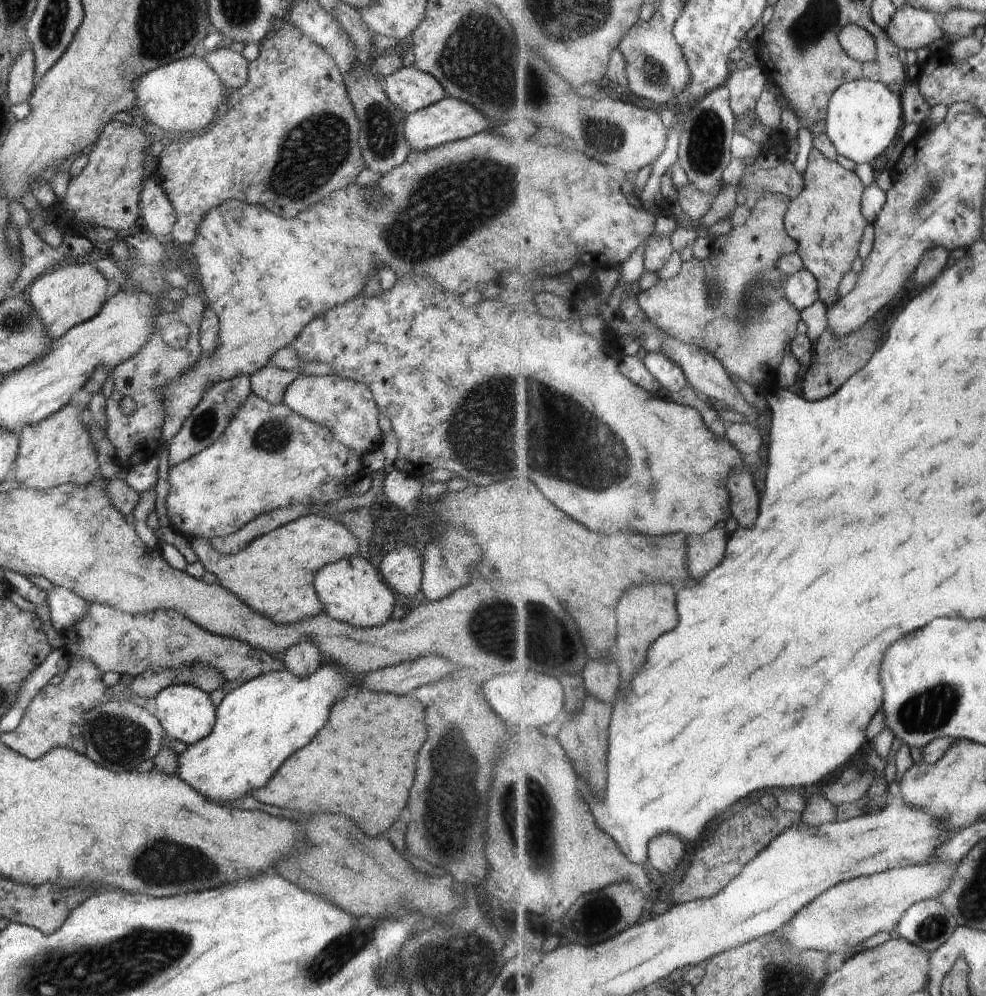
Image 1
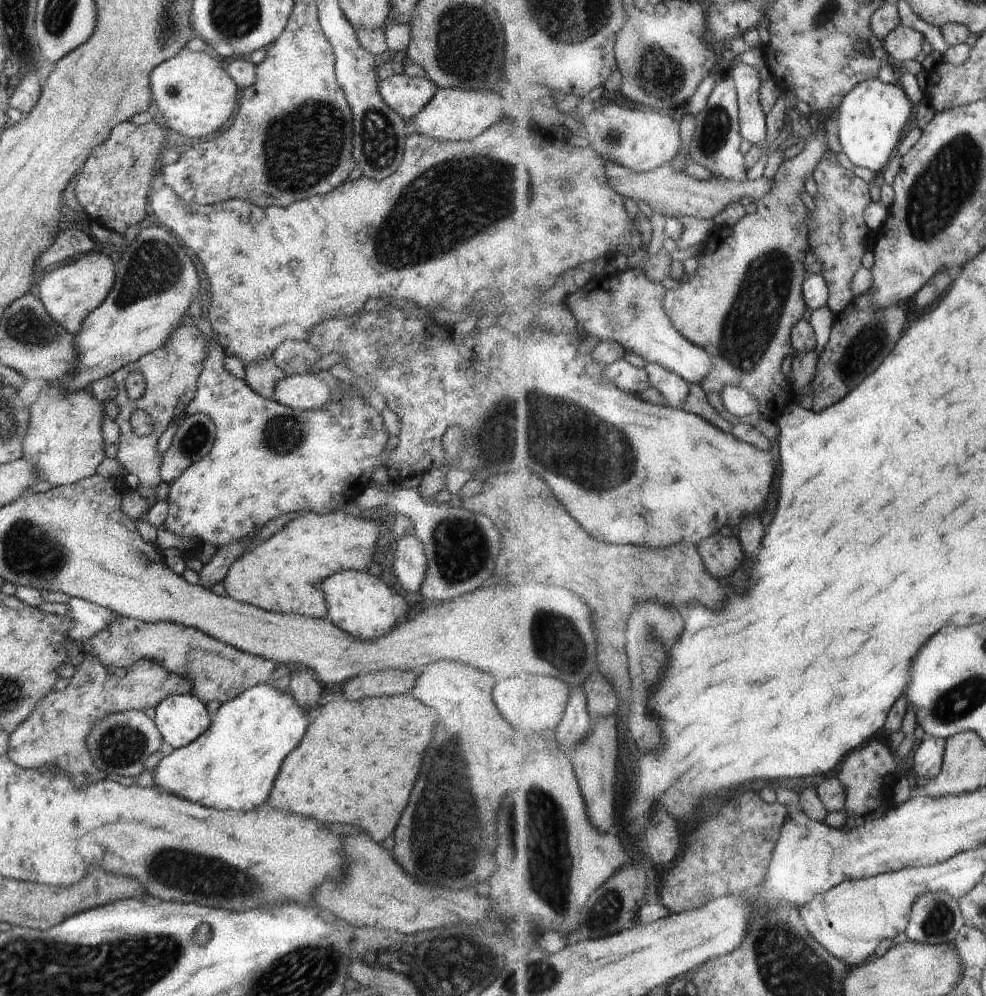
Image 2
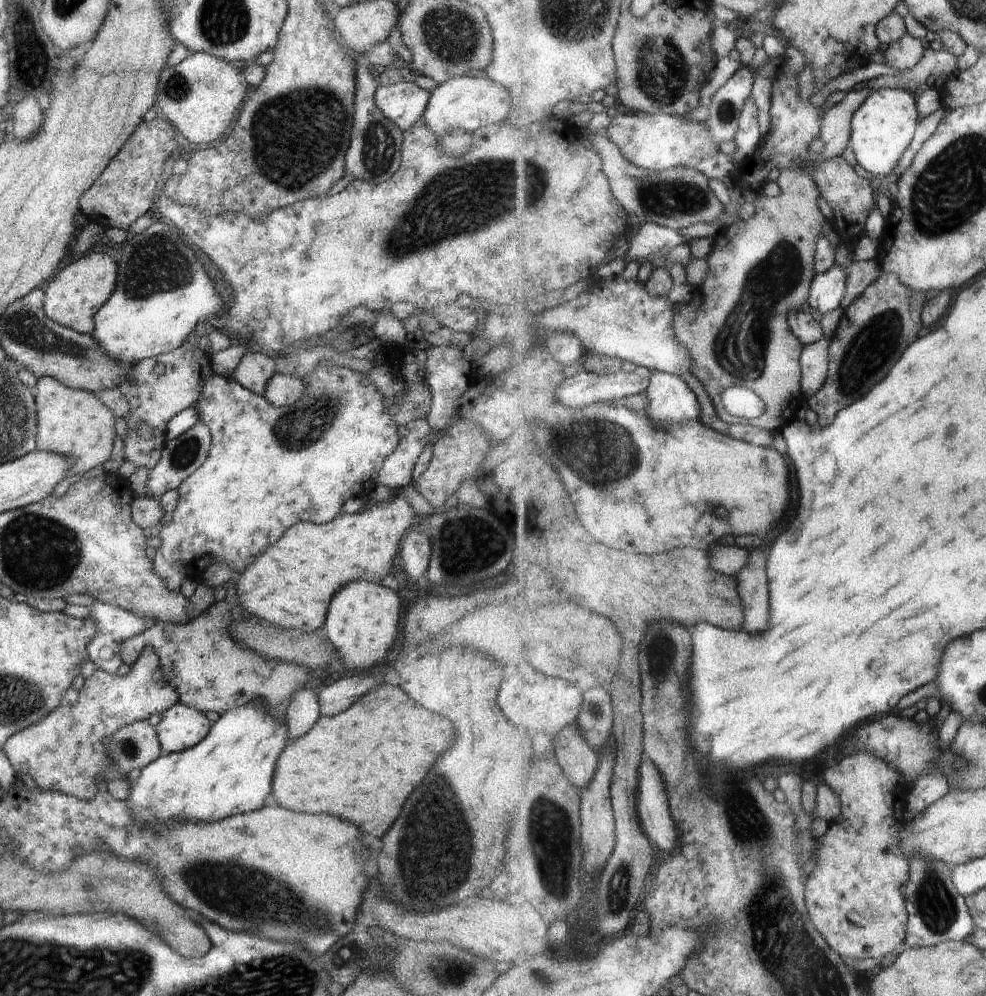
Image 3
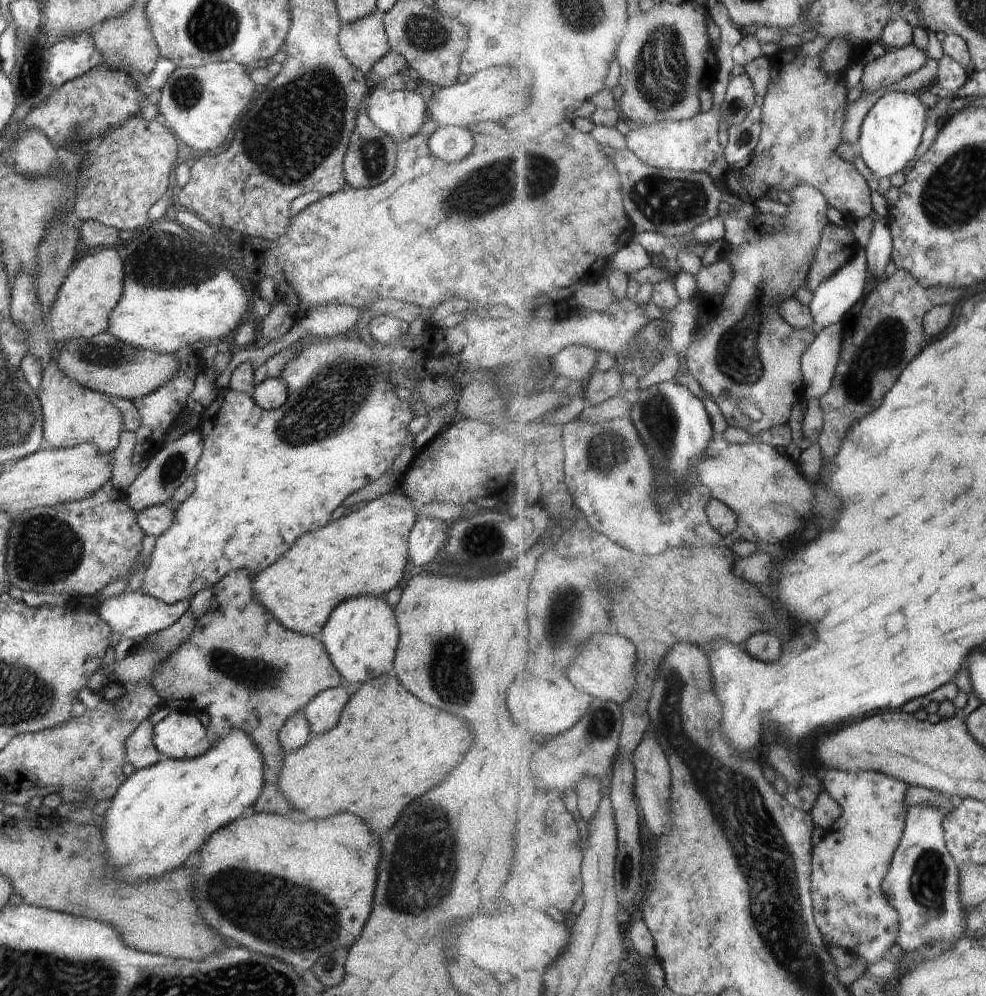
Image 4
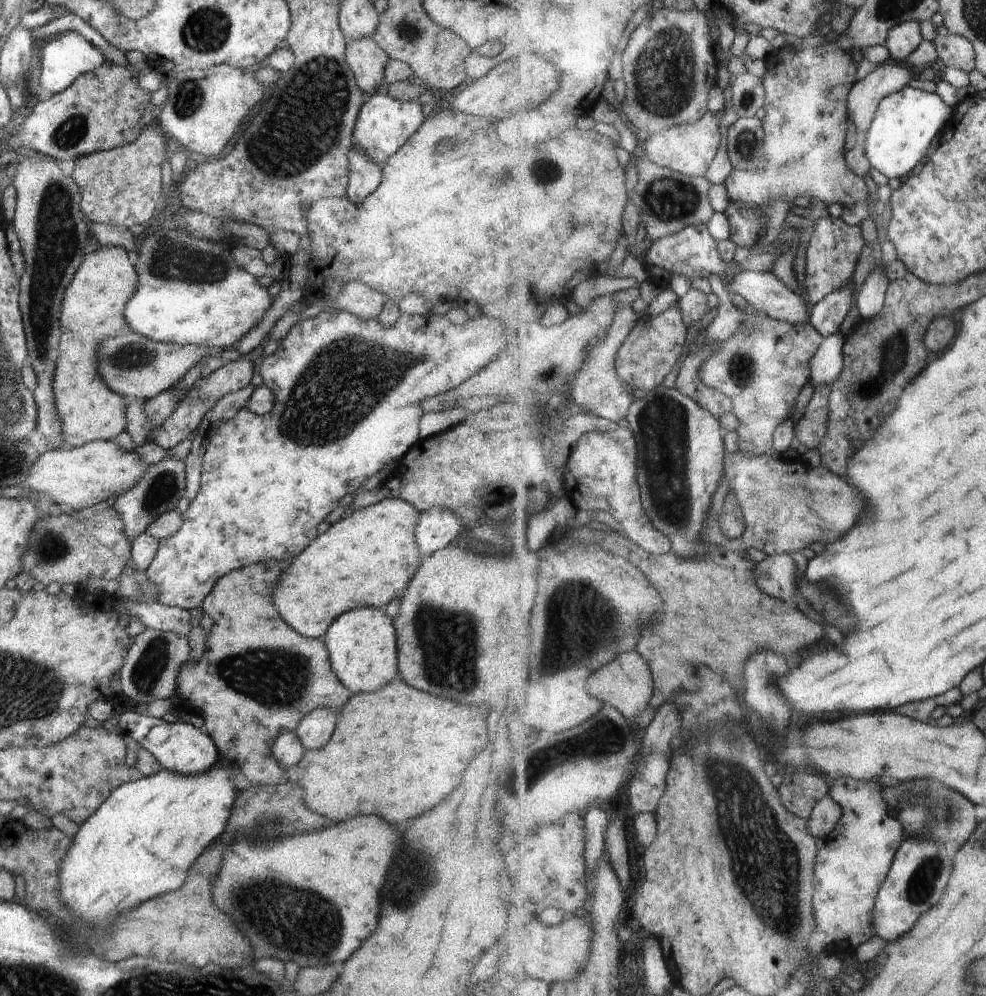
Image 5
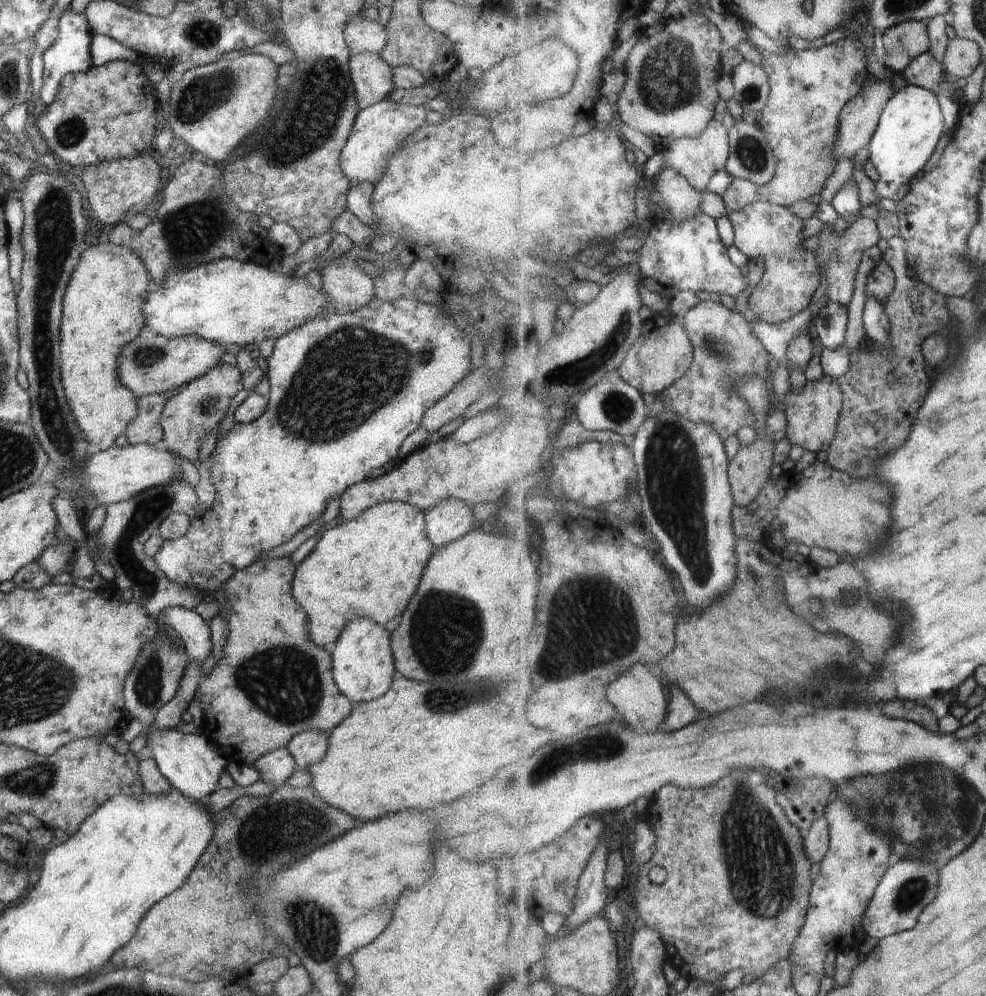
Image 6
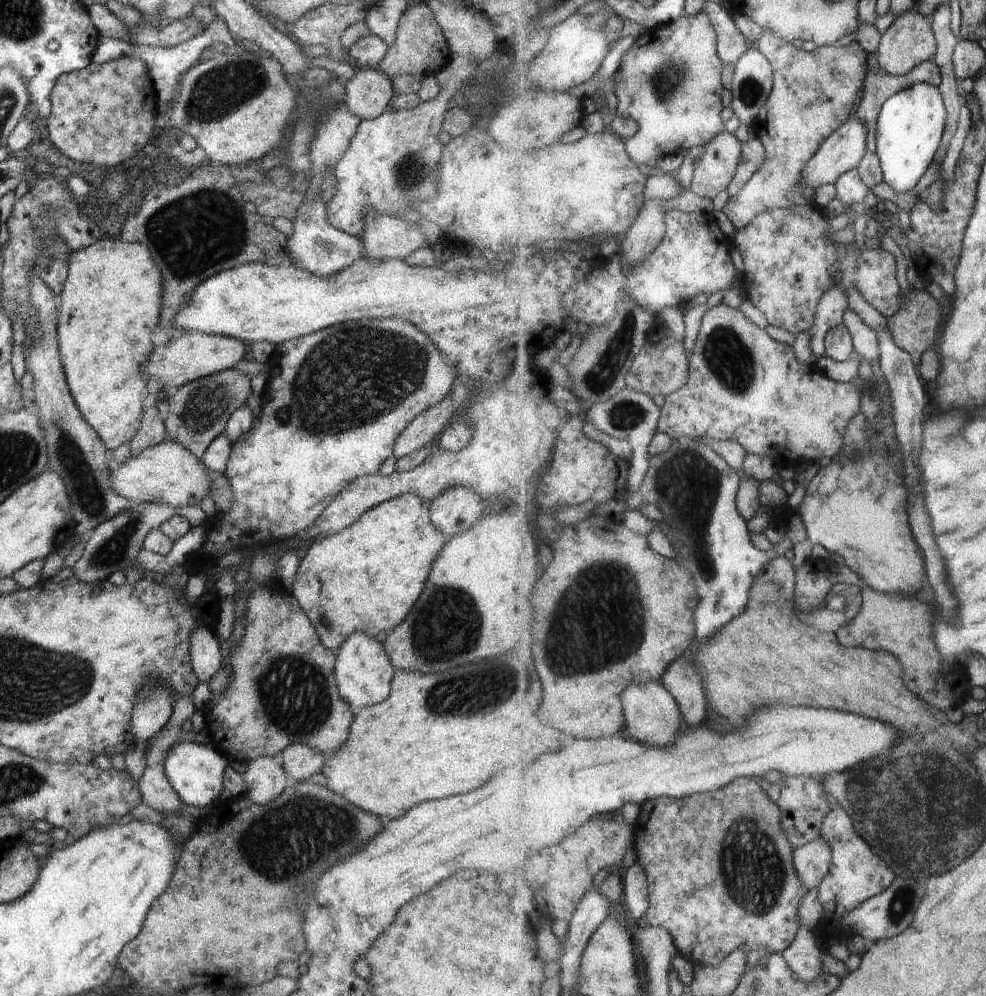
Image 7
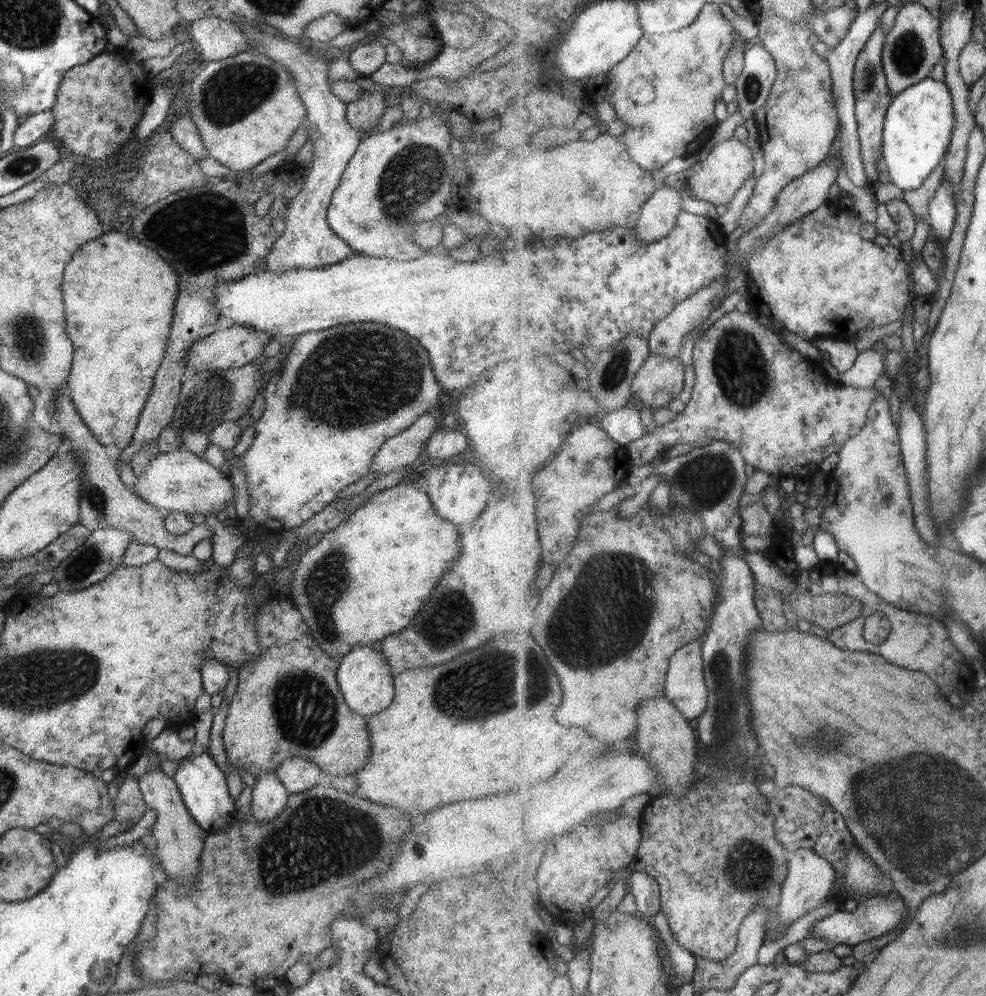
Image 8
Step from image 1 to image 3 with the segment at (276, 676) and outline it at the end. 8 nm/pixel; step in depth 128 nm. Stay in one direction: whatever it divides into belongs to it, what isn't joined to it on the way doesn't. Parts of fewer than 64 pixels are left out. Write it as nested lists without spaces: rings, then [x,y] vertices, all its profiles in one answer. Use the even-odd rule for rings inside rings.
[[[260,701],[228,710],[212,725],[209,734],[193,748],[180,753],[170,753],[159,757],[140,772],[136,782],[132,783],[126,804],[134,820],[150,820],[152,824],[162,824],[177,820],[202,820],[218,822],[236,814],[258,811],[272,792],[274,772],[280,754],[289,744],[285,718],[270,713]]]

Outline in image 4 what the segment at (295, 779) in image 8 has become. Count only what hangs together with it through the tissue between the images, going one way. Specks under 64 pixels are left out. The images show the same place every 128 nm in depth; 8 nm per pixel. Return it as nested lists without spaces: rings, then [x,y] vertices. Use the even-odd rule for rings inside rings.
[[[345,683],[316,695],[302,710],[309,724],[310,735],[321,735],[334,728],[351,694],[351,685]]]

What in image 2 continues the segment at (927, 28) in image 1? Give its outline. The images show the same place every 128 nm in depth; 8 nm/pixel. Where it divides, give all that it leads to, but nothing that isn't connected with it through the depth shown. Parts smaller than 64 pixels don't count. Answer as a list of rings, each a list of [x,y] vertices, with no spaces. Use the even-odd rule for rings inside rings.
[[[902,23],[886,40],[887,49],[897,66],[906,60],[916,60],[924,50],[925,36],[918,29],[910,28]]]

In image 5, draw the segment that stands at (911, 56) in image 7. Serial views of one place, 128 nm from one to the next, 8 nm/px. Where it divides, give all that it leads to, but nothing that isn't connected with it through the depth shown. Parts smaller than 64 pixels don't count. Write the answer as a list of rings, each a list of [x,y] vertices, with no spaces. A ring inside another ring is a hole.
[[[910,20],[899,24],[889,32],[888,40],[890,56],[898,62],[908,62],[909,56],[913,55],[924,42],[920,21]]]

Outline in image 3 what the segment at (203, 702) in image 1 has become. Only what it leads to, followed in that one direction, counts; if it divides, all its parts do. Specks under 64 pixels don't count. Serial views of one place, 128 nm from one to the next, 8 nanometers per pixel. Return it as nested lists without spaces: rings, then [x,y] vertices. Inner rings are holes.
[[[174,704],[162,714],[162,720],[154,728],[160,747],[168,753],[193,748],[209,734],[208,718],[188,705]]]

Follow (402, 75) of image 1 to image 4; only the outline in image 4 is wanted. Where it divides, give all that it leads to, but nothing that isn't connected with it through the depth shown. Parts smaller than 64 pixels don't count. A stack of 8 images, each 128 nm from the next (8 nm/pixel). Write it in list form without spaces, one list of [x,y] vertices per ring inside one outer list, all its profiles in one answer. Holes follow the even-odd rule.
[[[382,86],[368,93],[368,118],[392,140],[415,136],[429,118],[427,103],[418,91],[388,92]]]

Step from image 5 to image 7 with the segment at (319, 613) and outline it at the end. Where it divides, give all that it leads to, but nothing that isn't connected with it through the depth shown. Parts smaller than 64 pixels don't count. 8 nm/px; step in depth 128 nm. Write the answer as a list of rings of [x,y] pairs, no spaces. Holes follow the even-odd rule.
[[[414,493],[401,494],[363,512],[352,526],[342,532],[314,542],[299,562],[290,593],[318,632],[322,646],[336,652],[355,632],[375,637],[382,630],[390,632],[396,628],[408,616],[414,600],[422,594],[433,562],[445,544],[446,538],[430,520],[428,505]]]

